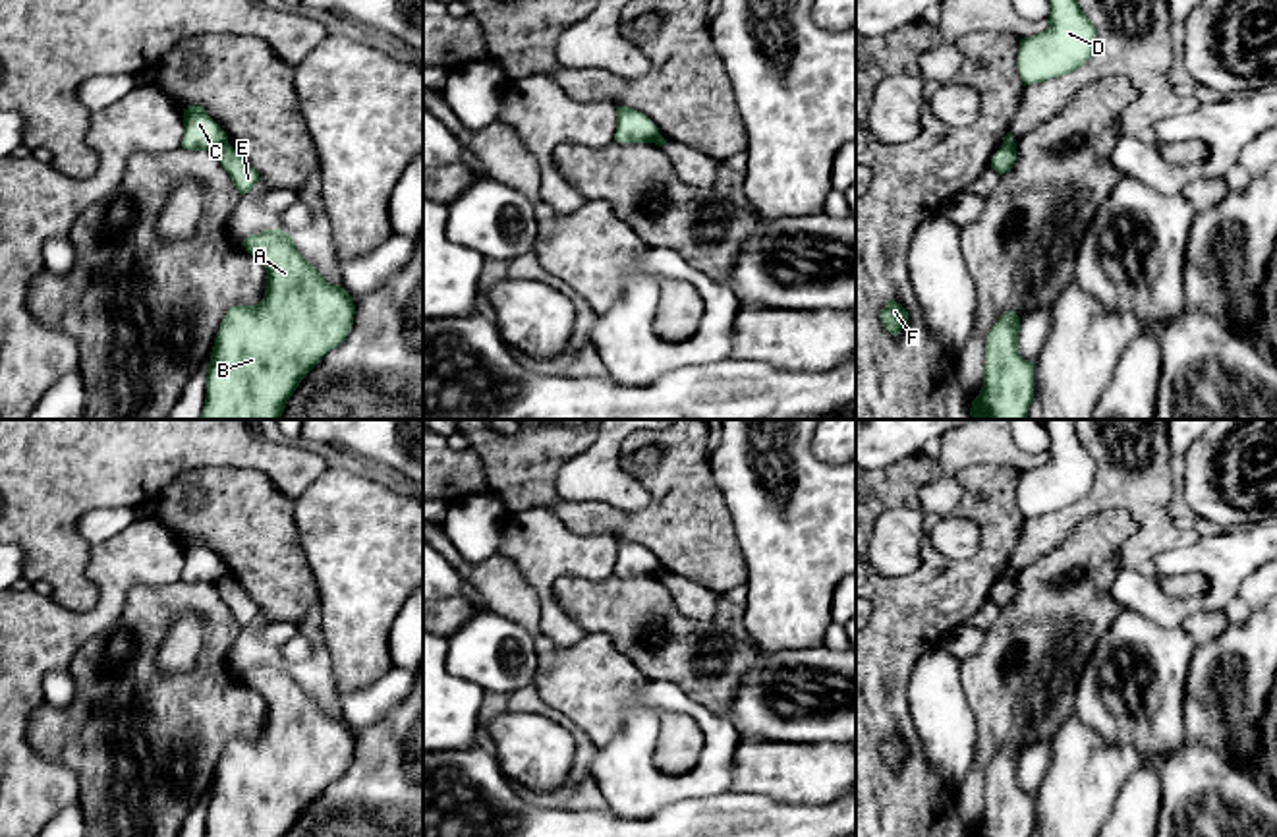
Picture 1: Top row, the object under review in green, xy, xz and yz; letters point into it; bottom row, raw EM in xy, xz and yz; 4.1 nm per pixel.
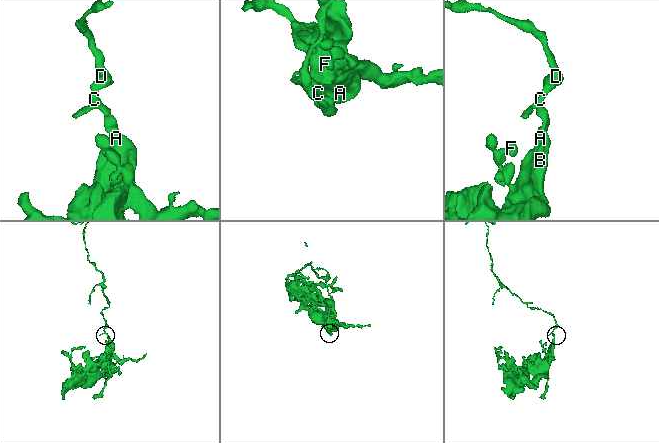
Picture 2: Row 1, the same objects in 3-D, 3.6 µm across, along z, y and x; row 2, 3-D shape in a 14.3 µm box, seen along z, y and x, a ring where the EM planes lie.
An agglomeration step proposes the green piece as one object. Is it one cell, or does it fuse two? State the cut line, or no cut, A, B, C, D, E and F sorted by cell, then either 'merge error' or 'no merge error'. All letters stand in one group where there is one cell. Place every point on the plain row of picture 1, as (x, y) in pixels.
cut xy (227, 575), (217, 584); groups A B E F / C D; merge error

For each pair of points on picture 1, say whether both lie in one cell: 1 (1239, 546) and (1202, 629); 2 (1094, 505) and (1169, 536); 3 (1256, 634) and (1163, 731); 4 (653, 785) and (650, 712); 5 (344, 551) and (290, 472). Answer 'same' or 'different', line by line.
1: different
2: same
3: different
4: same
5: different

